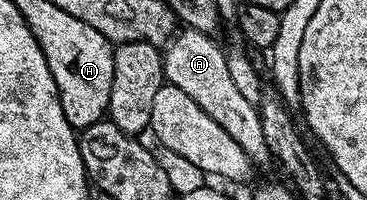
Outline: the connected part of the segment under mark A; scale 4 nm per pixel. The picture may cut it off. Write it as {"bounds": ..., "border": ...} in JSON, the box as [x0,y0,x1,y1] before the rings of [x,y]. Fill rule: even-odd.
{"bounds":[162,28,271,162],"border":[[[179,28],[170,38],[162,54],[162,72],[169,84],[180,87],[184,95],[192,95],[196,103],[207,115],[212,115],[236,143],[249,155],[251,162],[271,160],[270,149],[264,139],[264,127],[260,127],[260,115],[257,105],[248,103],[244,95],[240,95],[232,74],[228,71],[226,49],[214,42],[209,33],[201,33],[190,28]]]}

